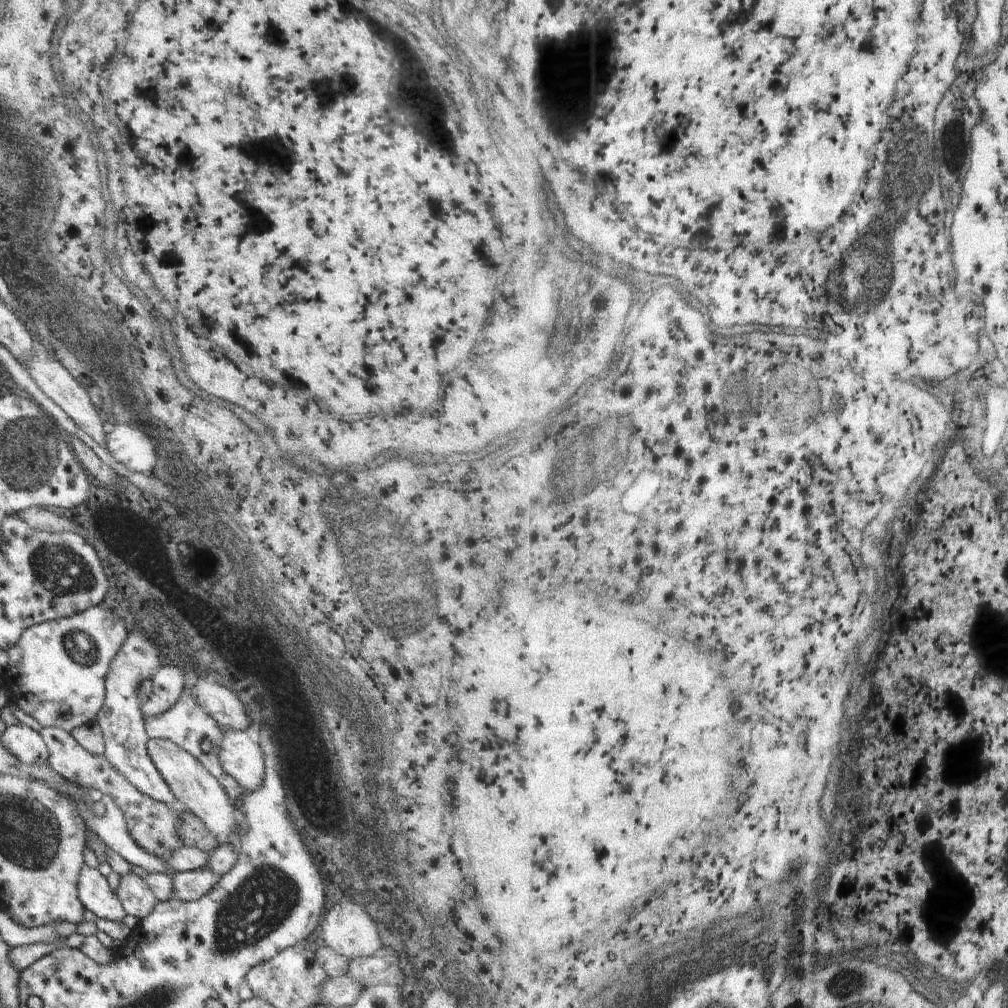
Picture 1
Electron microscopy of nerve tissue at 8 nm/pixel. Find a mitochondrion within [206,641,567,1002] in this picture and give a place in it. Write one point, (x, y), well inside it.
(256, 907)

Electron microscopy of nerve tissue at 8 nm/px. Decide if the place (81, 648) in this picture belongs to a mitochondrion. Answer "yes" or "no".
yes

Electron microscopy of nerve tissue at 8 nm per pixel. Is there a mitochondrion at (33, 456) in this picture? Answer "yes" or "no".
yes

